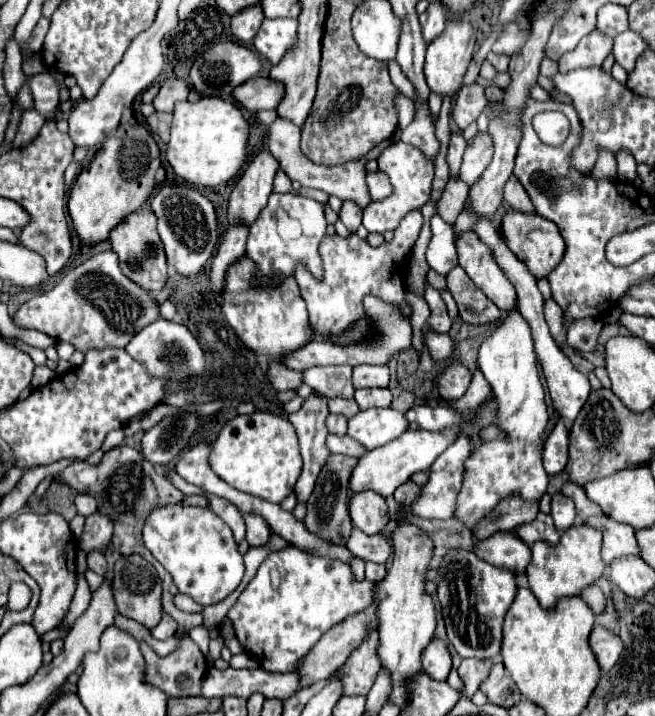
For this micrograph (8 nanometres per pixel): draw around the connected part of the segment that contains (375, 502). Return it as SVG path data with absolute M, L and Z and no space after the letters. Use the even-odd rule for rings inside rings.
M360 492L350 498L350 518L364 534L378 534L388 524L386 500L376 492Z

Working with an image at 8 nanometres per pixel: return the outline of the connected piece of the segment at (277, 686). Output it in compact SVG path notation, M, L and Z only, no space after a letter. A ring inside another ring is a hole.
M210 666L202 684L202 696L208 696L208 698L224 698L224 696L248 698L254 692L260 692L266 698L288 700L298 690L300 690L300 674L264 672L262 668L218 670Z

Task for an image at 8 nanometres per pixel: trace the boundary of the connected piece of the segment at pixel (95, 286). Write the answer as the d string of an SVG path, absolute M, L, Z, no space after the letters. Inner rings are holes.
M108 250L94 254L90 260L70 270L52 290L24 302L16 310L12 322L22 328L40 330L54 340L68 342L80 352L88 352L108 346L124 348L136 332L156 318L160 318L160 314L152 296L122 276L118 256Z

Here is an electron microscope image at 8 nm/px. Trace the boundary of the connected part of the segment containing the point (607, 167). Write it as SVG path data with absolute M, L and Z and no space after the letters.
M604 152L590 176L594 180L616 180L616 158L610 156L610 152Z

